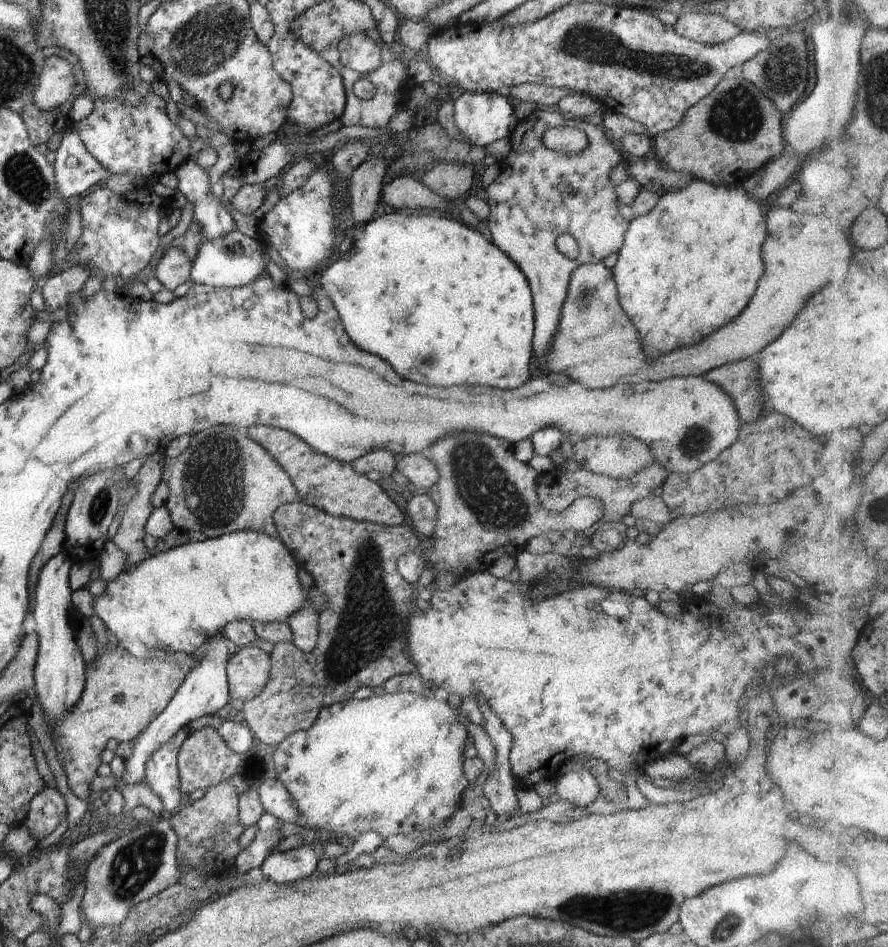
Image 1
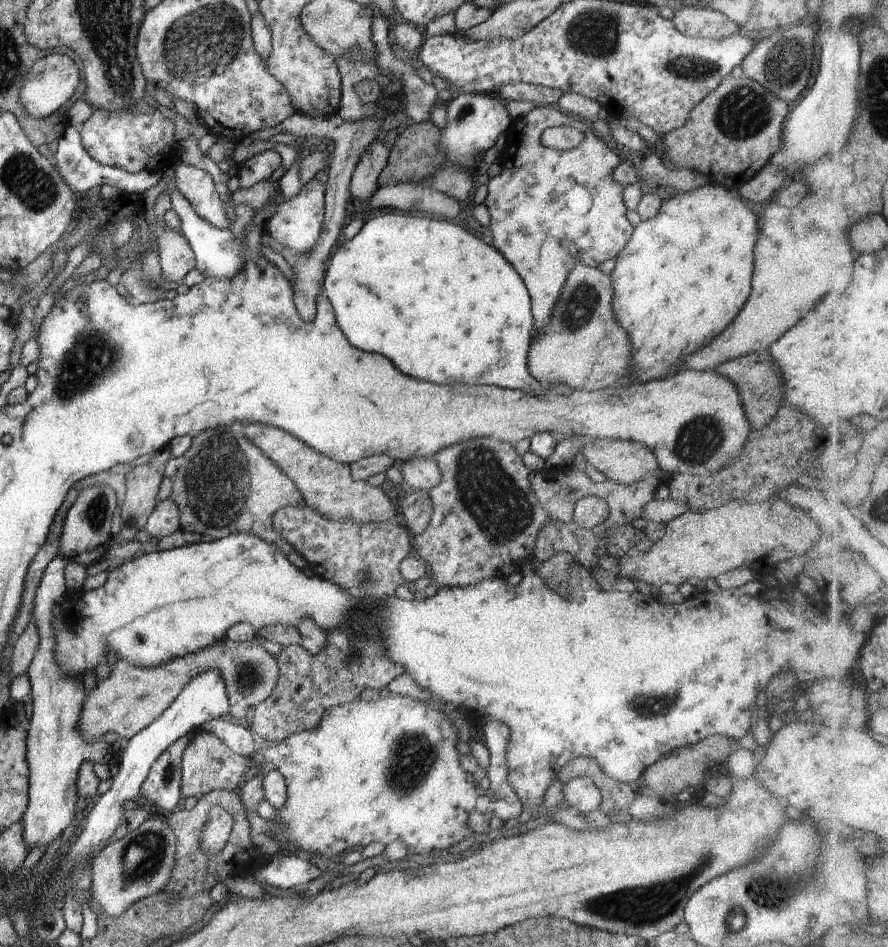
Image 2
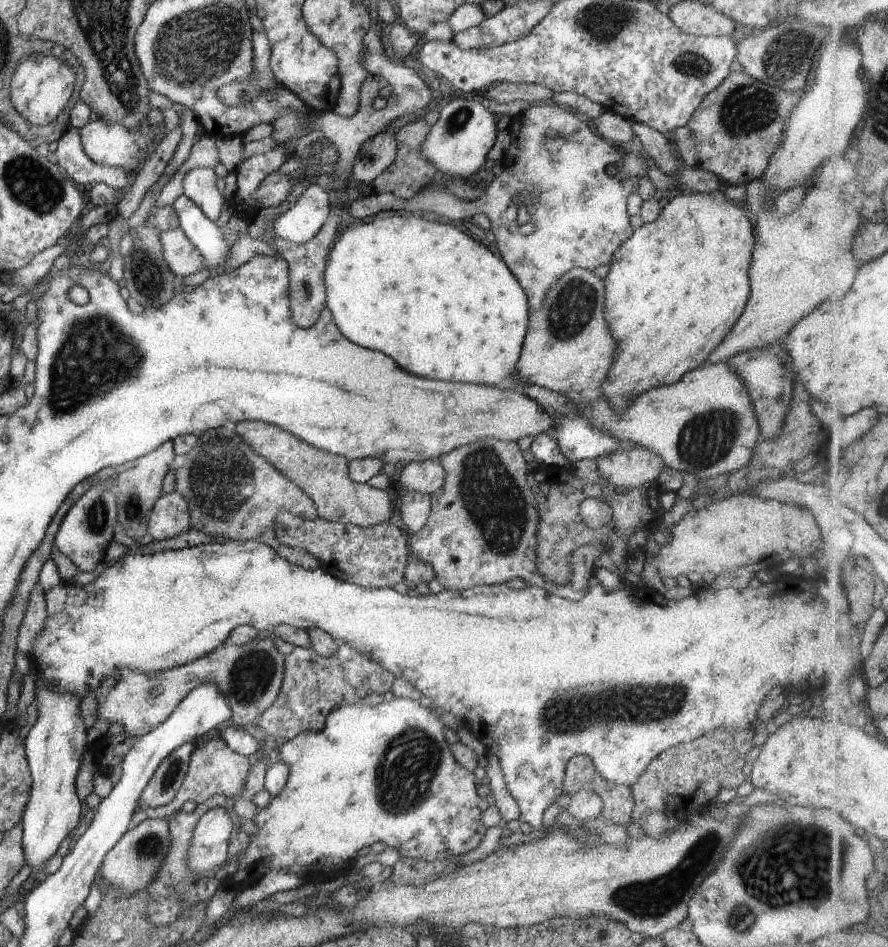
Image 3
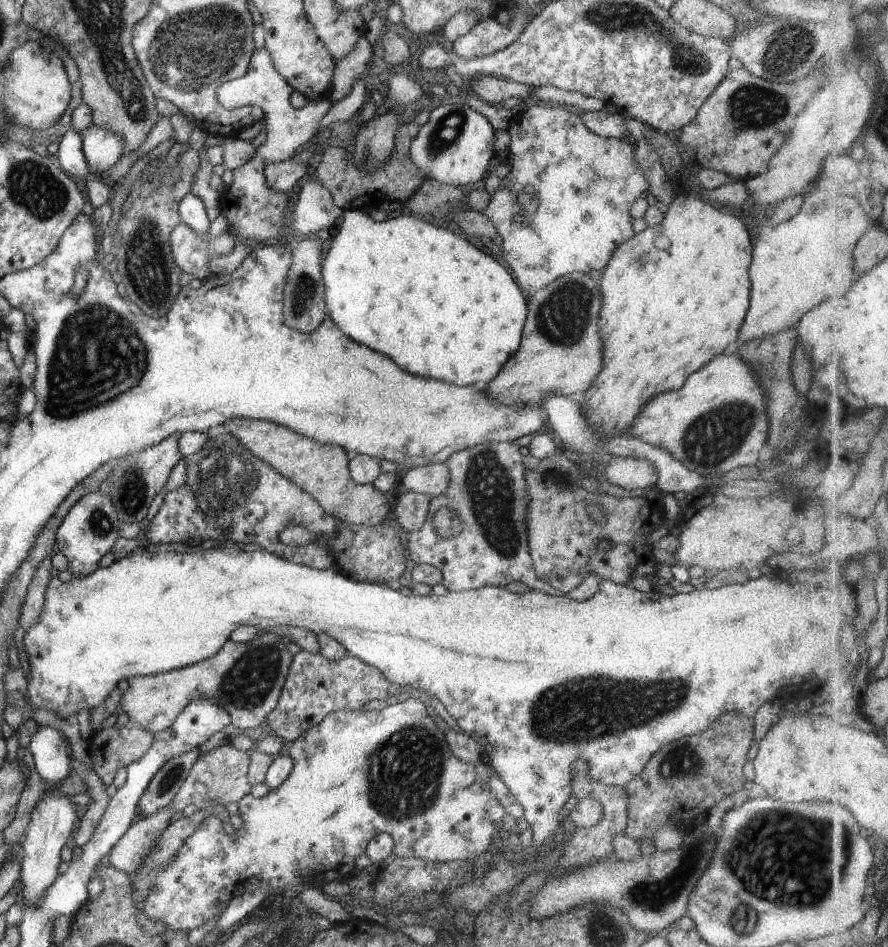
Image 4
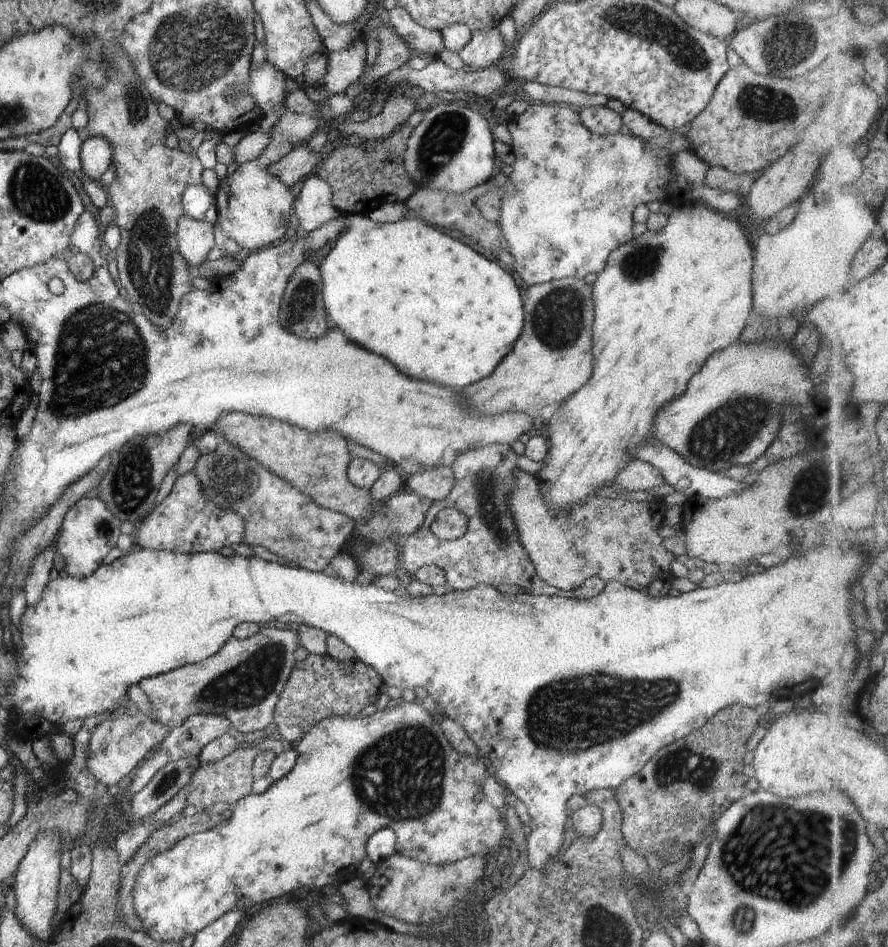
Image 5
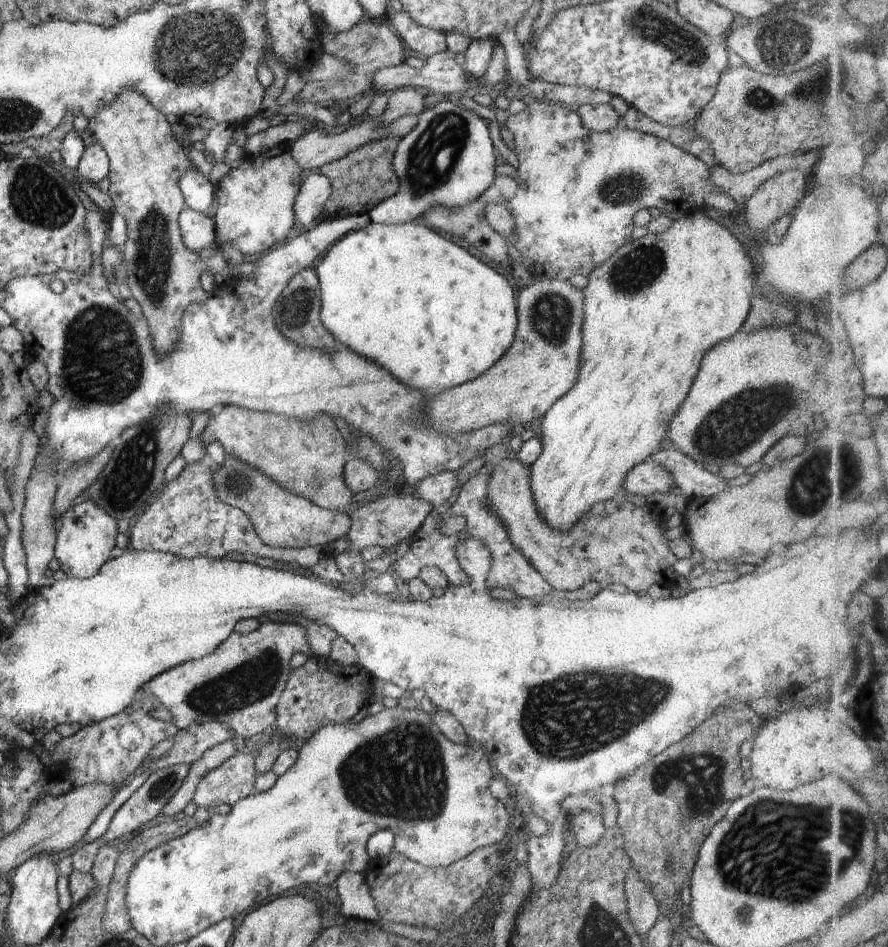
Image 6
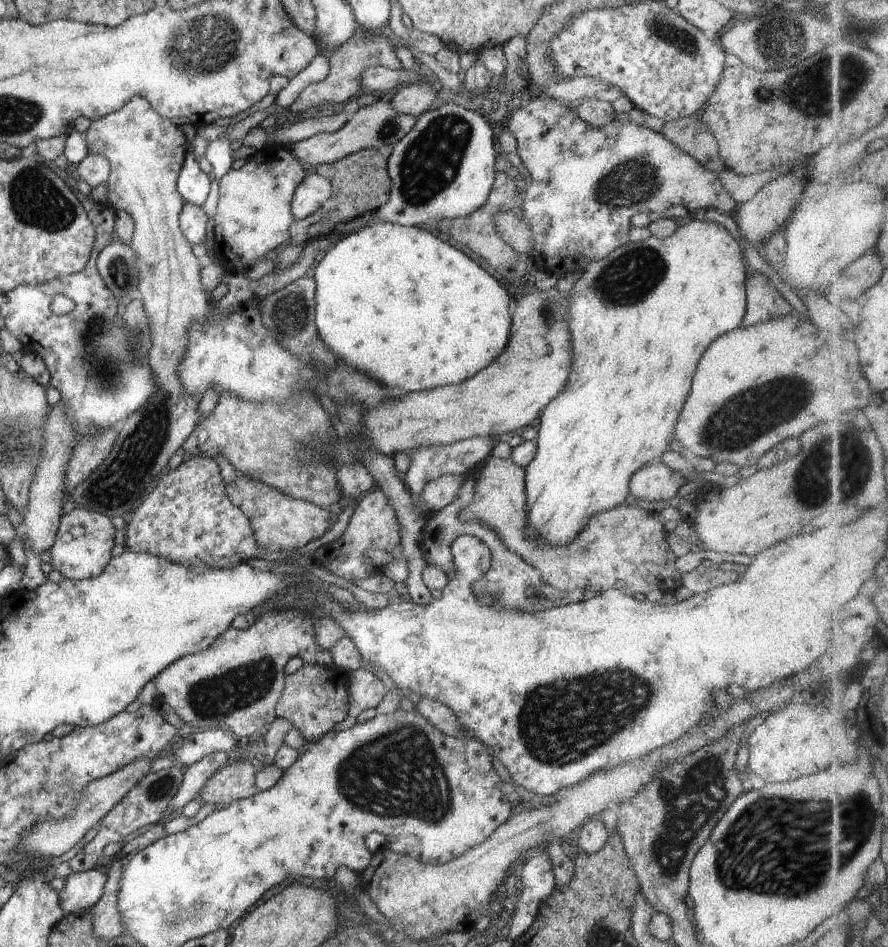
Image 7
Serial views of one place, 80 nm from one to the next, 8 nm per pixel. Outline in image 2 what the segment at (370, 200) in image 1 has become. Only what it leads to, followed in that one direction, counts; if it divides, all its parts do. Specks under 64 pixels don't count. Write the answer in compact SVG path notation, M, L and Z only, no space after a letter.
M374 140L362 153L355 166L349 191L352 200L359 200L362 207L365 206L368 198L380 188L377 180L384 167L389 163L390 154L391 148L382 141Z

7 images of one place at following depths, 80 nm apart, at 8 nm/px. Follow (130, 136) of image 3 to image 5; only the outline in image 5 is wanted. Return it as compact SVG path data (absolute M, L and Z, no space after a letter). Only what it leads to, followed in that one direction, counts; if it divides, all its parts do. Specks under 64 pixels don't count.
M84 137L81 150L81 170L84 177L99 182L111 164L112 149L102 137Z

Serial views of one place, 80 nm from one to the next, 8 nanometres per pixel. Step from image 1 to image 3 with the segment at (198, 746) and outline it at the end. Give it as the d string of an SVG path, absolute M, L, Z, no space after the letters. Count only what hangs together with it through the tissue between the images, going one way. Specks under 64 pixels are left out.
M222 738L208 741L200 747L196 747L195 751L191 754L189 767L182 786L176 793L175 798L171 800L171 803L158 807L156 810L152 807L140 805L136 812L133 812L130 829L138 826L138 824L146 819L159 818L168 820L176 812L179 812L182 805L186 804L188 800L199 805L216 795L222 795L231 799L240 798L245 791L245 782L251 767L249 757L234 752Z

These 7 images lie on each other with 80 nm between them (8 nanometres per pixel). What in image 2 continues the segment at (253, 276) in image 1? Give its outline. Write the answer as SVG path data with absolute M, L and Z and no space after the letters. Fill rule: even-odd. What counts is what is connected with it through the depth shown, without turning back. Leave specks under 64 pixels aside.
M168 188L166 192L170 195L172 209L176 211L180 219L179 231L185 236L188 241L192 252L196 259L195 268L200 270L206 277L216 277L217 279L231 279L246 262L250 255L247 253L247 247L245 241L242 243L234 237L234 234L229 229L219 229L207 220L201 219L198 213L194 210L194 207L186 200L185 196L178 191L177 188ZM244 246L245 258L242 258Z

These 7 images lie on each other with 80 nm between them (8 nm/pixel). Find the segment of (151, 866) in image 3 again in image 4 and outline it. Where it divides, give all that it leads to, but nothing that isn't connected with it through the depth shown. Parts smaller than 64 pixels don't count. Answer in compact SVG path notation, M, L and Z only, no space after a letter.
M168 805L132 823L120 837L116 846L111 848L106 858L108 864L125 872L131 878L141 865L143 858L156 844L161 832L164 832L175 817L175 808Z

